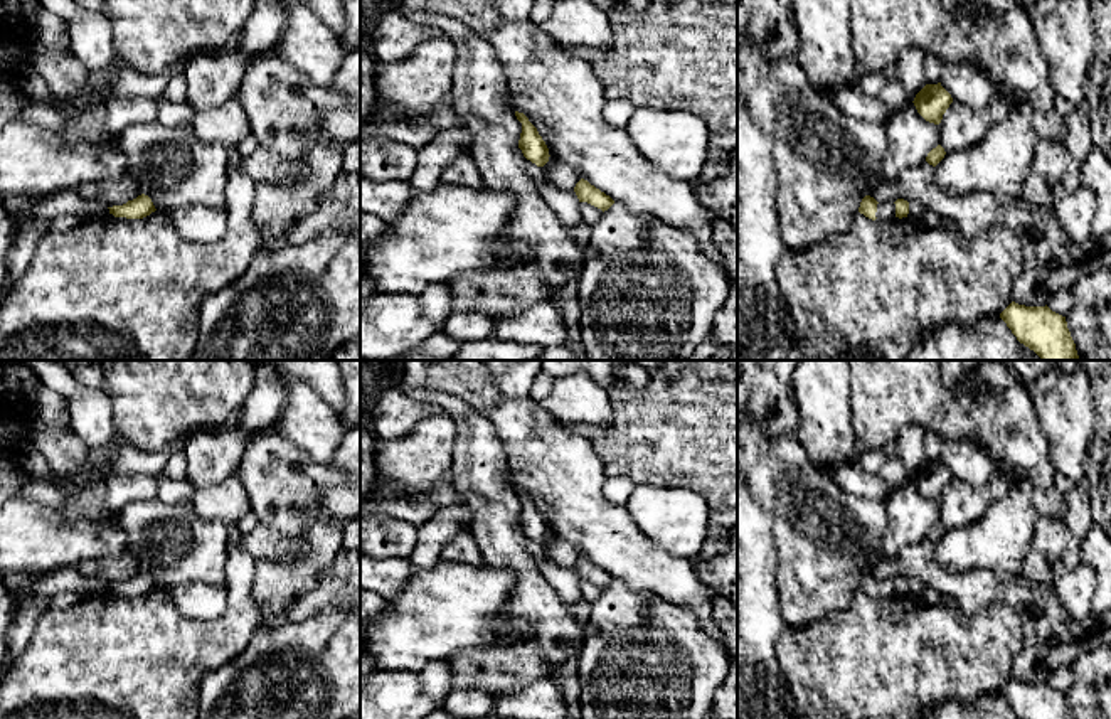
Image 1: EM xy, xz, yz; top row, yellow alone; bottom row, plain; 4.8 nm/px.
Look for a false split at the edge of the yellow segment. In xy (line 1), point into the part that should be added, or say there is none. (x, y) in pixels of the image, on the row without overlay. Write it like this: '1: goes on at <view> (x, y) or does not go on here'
1: does not go on here

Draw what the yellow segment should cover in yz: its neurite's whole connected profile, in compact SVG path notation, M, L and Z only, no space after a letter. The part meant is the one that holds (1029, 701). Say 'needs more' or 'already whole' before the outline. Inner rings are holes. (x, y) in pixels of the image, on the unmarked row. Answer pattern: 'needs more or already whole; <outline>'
already whole; M1012 679L1000 695L1018 719L1074 719L1066 694L1045 684L1025 684Z

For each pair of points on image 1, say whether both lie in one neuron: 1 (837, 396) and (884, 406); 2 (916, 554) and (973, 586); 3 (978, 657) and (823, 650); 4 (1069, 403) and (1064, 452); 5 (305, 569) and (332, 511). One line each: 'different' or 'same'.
1: different
2: same
3: same
4: same
5: same

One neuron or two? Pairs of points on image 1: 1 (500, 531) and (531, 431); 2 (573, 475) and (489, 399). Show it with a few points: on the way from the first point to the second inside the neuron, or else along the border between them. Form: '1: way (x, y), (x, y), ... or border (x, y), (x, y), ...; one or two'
1: border (504, 448), (509, 482), (514, 489); two
2: way (551, 458), (509, 416); one

